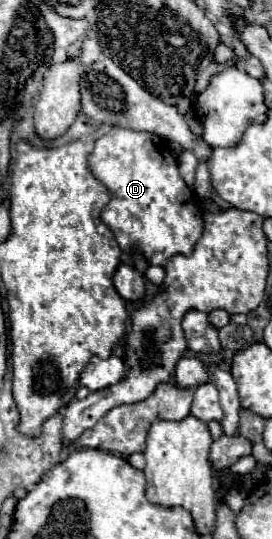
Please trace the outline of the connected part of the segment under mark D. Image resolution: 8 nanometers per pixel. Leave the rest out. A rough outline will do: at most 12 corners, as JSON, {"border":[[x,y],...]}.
{"border":[[113,126],[87,162],[123,252],[189,256],[203,212],[165,138]]}

